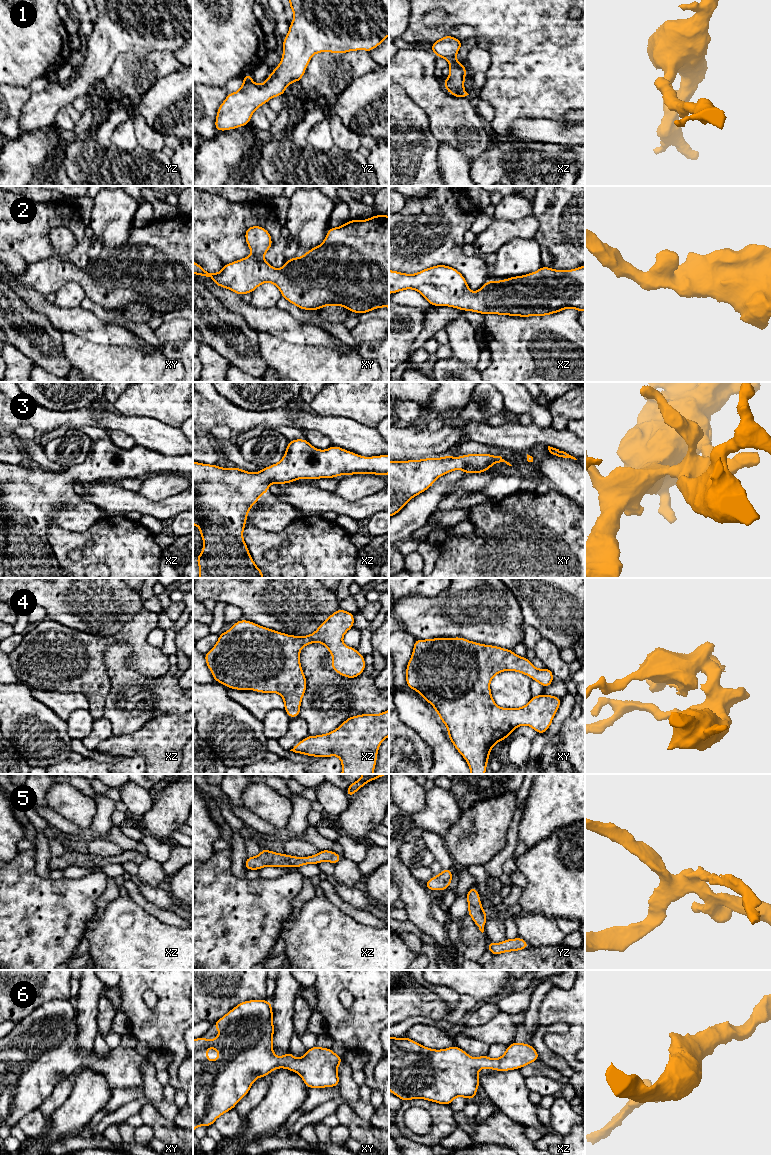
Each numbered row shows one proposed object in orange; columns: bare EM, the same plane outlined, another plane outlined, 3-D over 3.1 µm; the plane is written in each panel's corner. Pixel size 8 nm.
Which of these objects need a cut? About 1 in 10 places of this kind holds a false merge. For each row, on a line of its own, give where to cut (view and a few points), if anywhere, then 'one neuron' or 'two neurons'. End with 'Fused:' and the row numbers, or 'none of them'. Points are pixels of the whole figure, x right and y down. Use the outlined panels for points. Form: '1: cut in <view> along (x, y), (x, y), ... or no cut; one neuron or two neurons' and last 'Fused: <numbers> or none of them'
1: no cut; one neuron
2: no cut; one neuron
3: no cut; one neuron
4: no cut; one neuron
5: no cut; one neuron
6: no cut; one neuron
Fused: none of them

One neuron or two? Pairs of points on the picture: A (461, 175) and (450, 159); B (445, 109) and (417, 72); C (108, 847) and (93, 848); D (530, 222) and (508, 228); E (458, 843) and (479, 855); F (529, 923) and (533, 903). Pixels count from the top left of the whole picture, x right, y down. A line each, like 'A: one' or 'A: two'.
A: one
B: one
C: one
D: one
E: one
F: two

